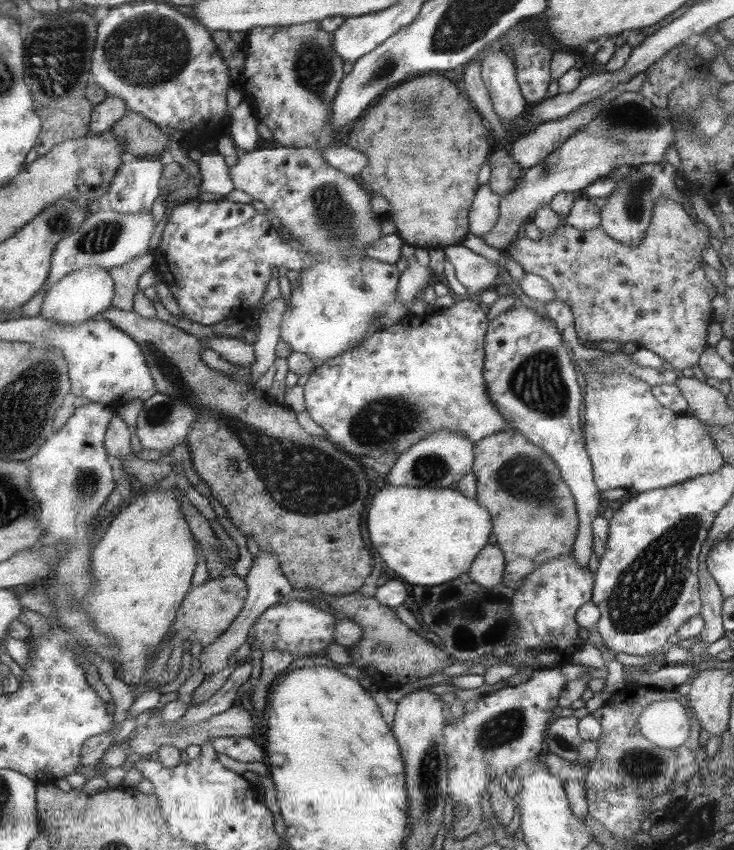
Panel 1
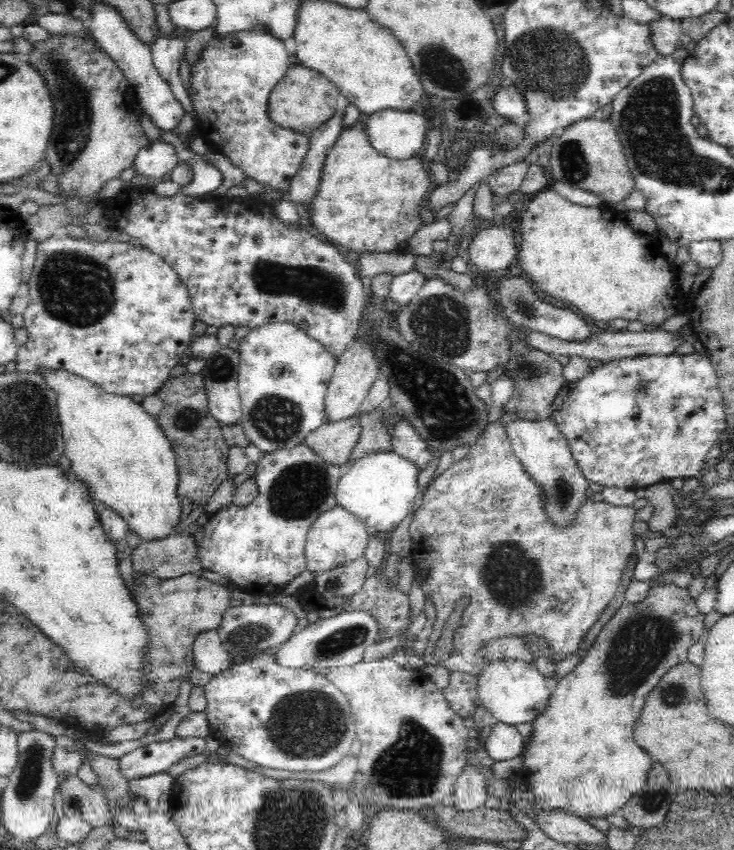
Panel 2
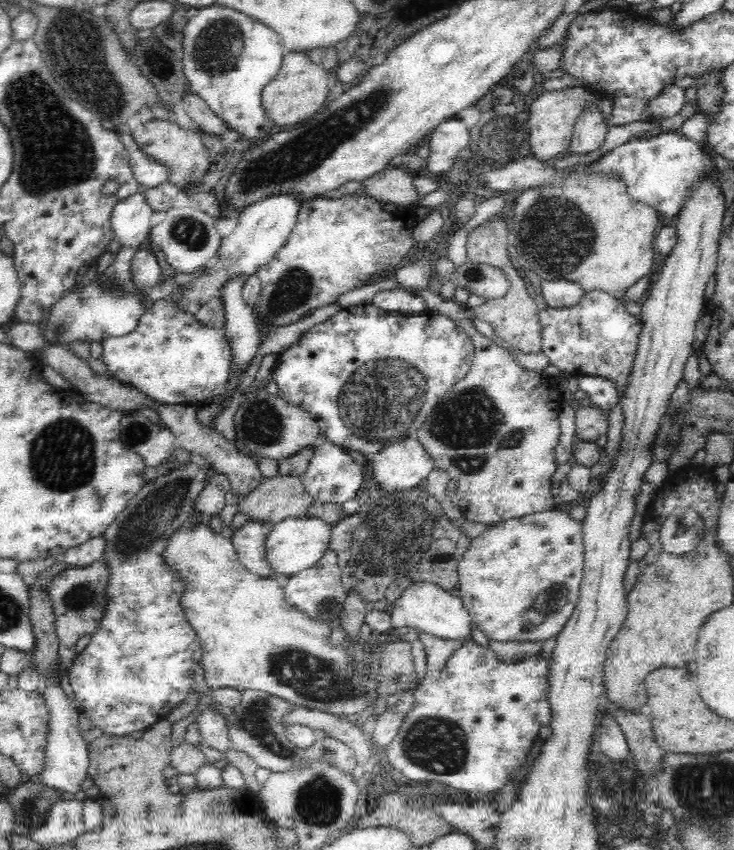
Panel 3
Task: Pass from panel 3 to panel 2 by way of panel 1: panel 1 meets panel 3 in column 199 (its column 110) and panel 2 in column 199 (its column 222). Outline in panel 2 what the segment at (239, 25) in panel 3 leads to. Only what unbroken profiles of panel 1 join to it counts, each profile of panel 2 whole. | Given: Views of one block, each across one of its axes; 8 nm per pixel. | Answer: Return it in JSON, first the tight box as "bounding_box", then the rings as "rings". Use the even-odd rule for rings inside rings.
{"bounding_box":[190,31,309,194],"rings":[[[237,31],[236,38],[210,41],[204,50],[200,62],[196,62],[192,69],[192,92],[190,98],[193,108],[197,112],[195,134],[202,136],[204,142],[225,157],[234,166],[244,171],[246,178],[256,180],[270,189],[276,189],[281,194],[287,194],[291,180],[296,171],[303,164],[304,156],[308,152],[309,135],[296,133],[287,127],[281,127],[271,122],[267,113],[267,100],[272,86],[278,84],[280,76],[288,71],[290,58],[284,48],[284,43],[275,35],[267,31]]]}

